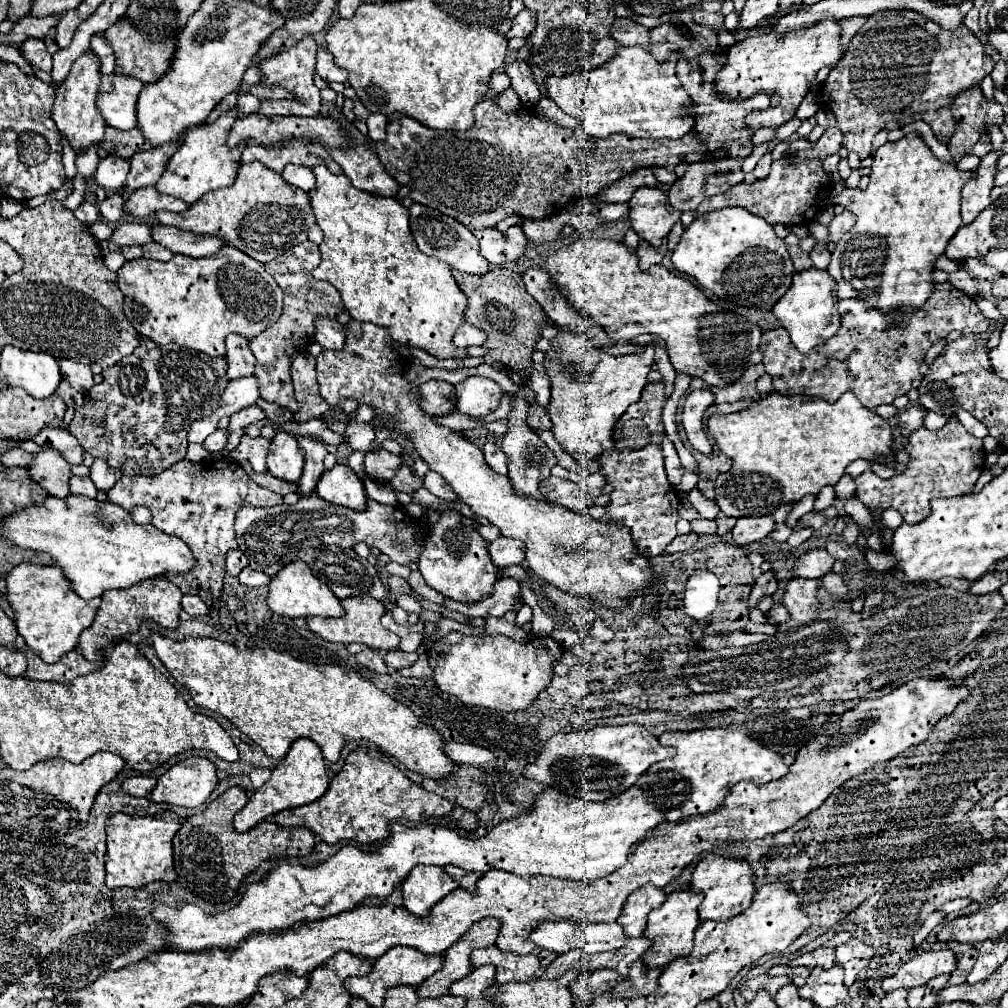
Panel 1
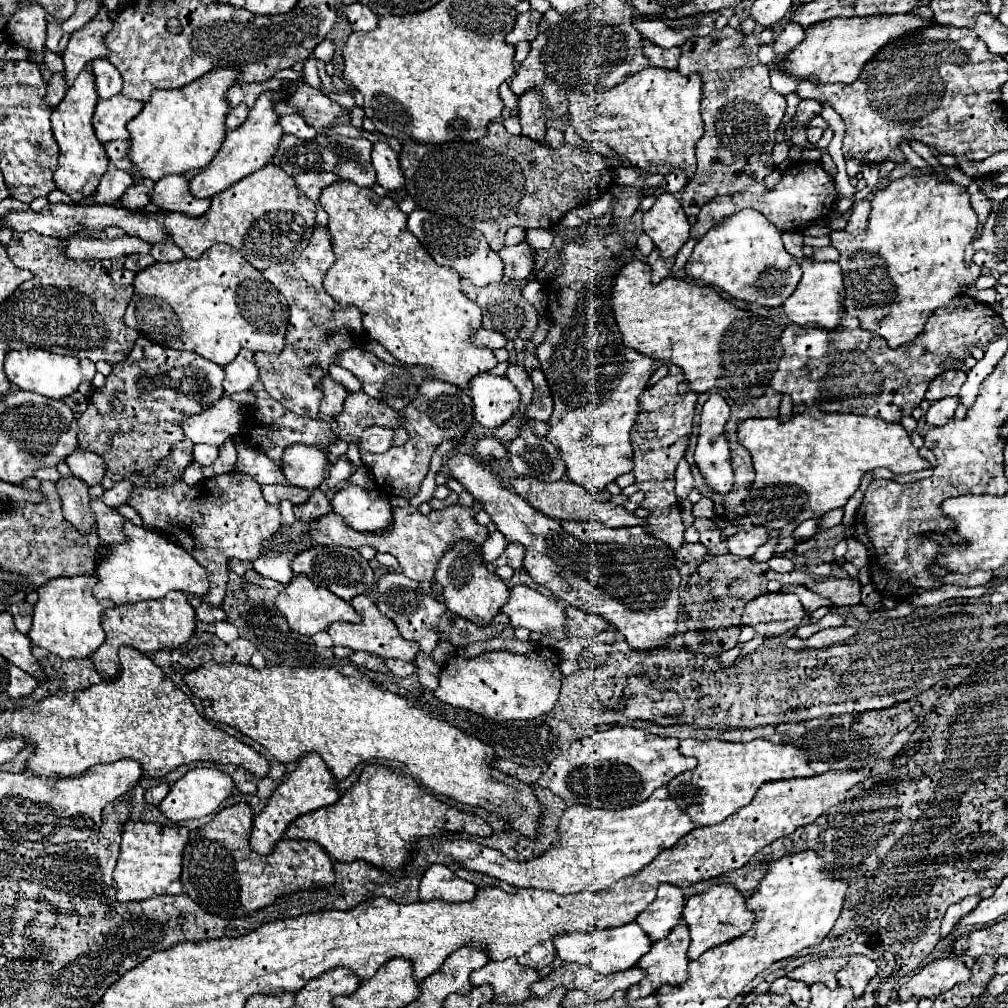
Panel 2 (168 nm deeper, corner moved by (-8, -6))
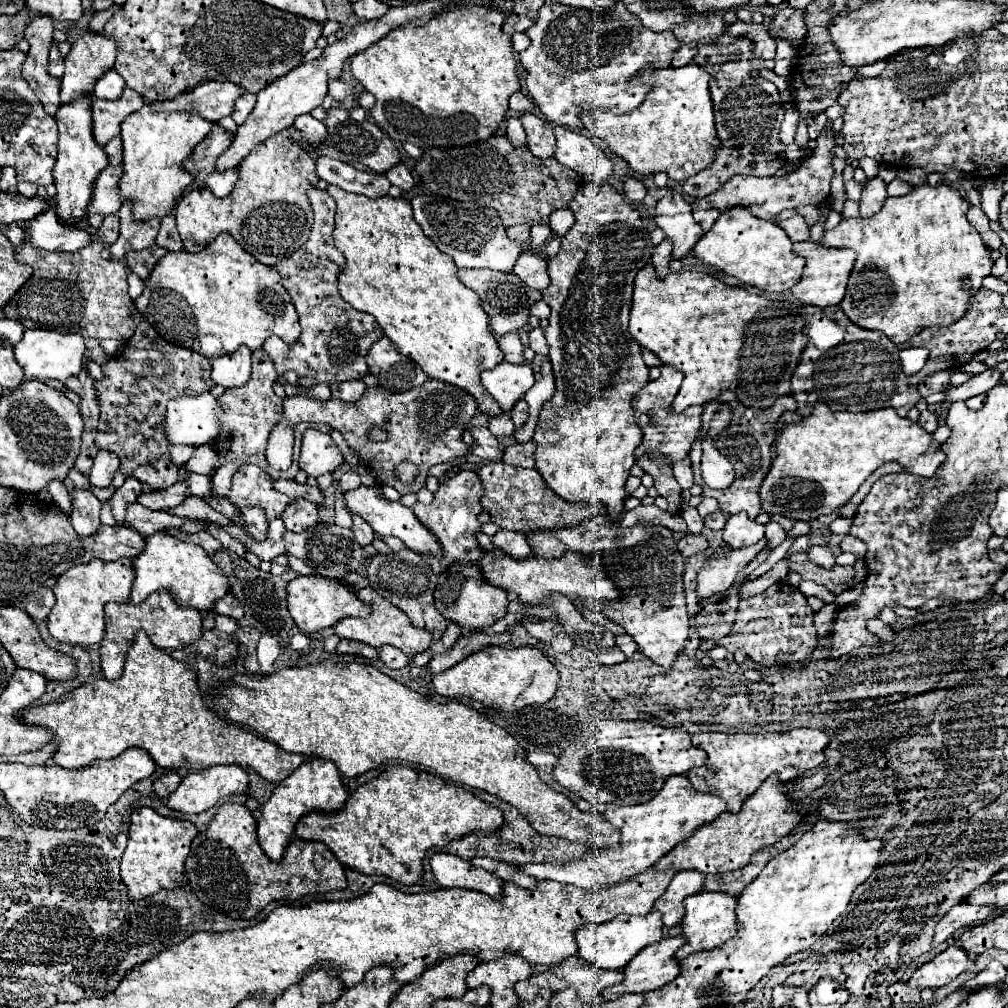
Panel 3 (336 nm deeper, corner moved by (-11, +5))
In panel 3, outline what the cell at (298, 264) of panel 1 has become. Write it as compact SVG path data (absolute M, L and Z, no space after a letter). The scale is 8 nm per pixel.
M311 188L307 198L313 208L313 226L309 232L307 242L293 252L291 256L283 258L273 268L281 274L283 286L287 288L289 296L299 314L301 322L301 336L295 344L285 344L277 340L267 340L263 350L275 360L275 368L279 374L287 370L297 372L297 376L311 376L317 382L335 384L343 380L359 380L369 374L369 366L365 362L367 352L371 350L373 342L383 336L383 330L375 322L373 316L359 312L347 304L337 290L337 276L343 270L343 254L333 244L333 228L335 228L335 200L319 188Z

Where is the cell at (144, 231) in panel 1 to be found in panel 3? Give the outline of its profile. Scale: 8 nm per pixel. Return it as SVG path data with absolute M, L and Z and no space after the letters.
M47 208L43 216L35 216L31 224L21 224L21 228L29 234L33 246L51 252L75 252L91 240L91 234L87 230L61 224L55 208Z

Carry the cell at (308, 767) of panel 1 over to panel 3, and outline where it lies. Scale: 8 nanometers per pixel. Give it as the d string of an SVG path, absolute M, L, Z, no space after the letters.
M311 758L307 762L303 762L291 776L287 776L285 780L281 780L271 798L263 804L261 810L261 820L257 824L257 836L259 836L259 844L263 848L263 852L273 860L279 862L285 848L289 846L293 832L295 832L295 824L299 822L301 816L309 814L309 812L337 812L343 808L347 800L347 792L343 788L339 770L335 768L333 762L327 762L323 758Z

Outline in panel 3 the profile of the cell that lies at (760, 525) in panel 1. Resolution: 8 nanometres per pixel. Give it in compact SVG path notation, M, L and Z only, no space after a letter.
M745 512L729 516L723 528L723 540L731 548L745 548L757 544L765 536L765 526L751 520Z

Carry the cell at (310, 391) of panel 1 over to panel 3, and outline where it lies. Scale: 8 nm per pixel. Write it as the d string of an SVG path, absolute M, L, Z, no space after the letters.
M351 380L351 382L339 382L339 384L331 384L331 394L339 400L345 402L355 402L359 400L359 396L363 396L363 392L367 390L367 386L361 380Z

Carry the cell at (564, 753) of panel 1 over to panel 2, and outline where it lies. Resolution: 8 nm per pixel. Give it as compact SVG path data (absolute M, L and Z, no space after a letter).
M614 727L564 747L560 755L554 757L548 771L540 775L536 785L550 789L566 803L624 809L646 801L658 787L692 767L696 767L696 759L684 757L678 751L678 739L658 737L634 727Z

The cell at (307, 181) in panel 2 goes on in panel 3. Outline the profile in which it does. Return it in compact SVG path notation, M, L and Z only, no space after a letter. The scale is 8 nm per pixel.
M321 156L317 160L317 176L323 178L327 184L341 186L347 192L365 194L369 198L385 196L391 188L391 182L383 174L357 170L349 164L343 164L343 162L327 158L327 156Z

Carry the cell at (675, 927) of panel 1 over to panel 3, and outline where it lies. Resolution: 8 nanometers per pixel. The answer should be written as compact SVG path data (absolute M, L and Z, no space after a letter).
M683 936L675 938L663 938L659 944L649 944L623 968L623 982L605 988L597 1002L603 1000L617 1000L619 996L627 992L651 992L659 990L665 984L669 984L679 974L679 962L673 958L673 954L685 944Z

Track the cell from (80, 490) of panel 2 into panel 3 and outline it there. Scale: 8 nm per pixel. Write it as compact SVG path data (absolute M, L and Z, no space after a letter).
M73 490L71 498L73 498L71 526L81 536L93 536L101 526L99 522L101 502L93 496L91 490Z

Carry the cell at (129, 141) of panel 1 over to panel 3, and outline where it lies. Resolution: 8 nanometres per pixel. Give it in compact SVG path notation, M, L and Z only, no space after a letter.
M117 136L115 140L107 142L107 146L105 146L105 152L107 152L109 164L111 164L111 166L119 166L119 164L121 164L121 156L123 156L123 148L121 148L121 138Z

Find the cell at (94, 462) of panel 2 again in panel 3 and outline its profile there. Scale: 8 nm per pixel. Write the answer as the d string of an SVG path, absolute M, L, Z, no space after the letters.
M99 450L93 458L93 468L89 474L89 482L97 488L107 488L113 482L115 472L119 470L119 458L113 452Z

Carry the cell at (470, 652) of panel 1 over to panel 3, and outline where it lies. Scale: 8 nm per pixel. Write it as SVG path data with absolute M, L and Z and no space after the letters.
M489 646L467 656L453 668L433 676L435 692L441 696L447 698L469 696L473 700L483 702L485 706L497 710L503 708L507 712L515 712L529 704L551 700L557 690L557 682L559 682L557 668L547 660L547 656L539 648L533 646L521 646L521 648Z

